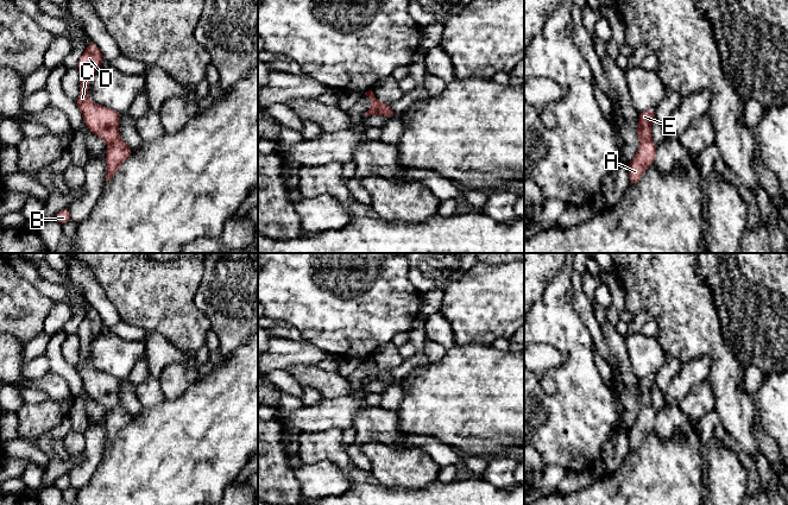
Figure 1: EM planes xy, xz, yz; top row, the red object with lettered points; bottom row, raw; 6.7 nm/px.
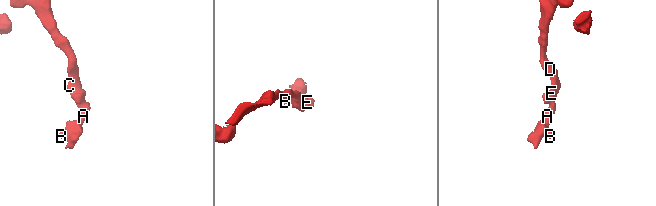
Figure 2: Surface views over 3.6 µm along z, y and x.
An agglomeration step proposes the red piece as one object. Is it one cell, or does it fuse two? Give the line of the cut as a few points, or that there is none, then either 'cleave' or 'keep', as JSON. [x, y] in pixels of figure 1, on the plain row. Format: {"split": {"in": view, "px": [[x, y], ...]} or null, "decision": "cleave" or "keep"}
{"split": {"in": "xy", "px": [[119, 404], [109, 410]]}, "decision": "cleave"}

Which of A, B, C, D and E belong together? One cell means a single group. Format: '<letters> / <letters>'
A B / C D E

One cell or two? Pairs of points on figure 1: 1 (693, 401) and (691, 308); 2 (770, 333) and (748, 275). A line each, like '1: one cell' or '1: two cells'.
1: two cells
2: one cell

